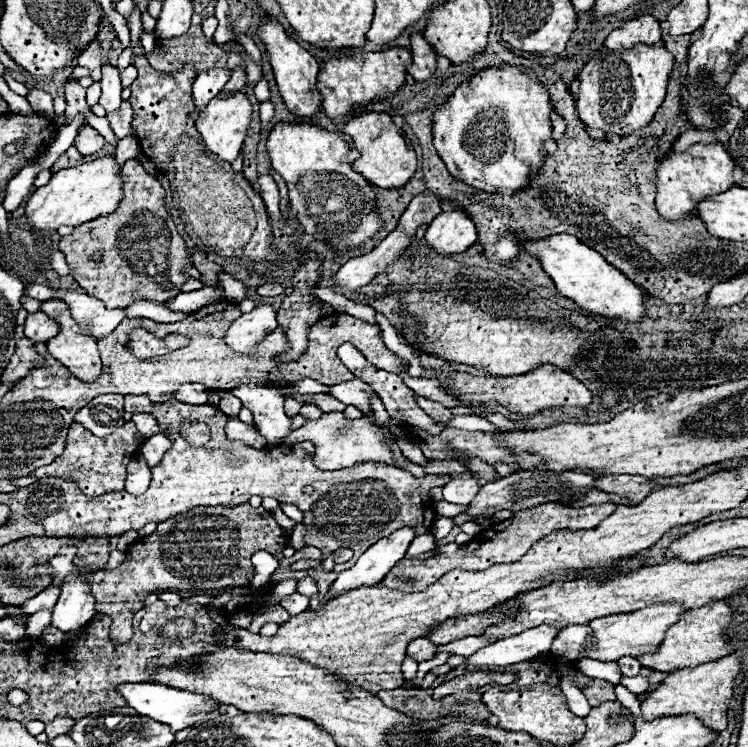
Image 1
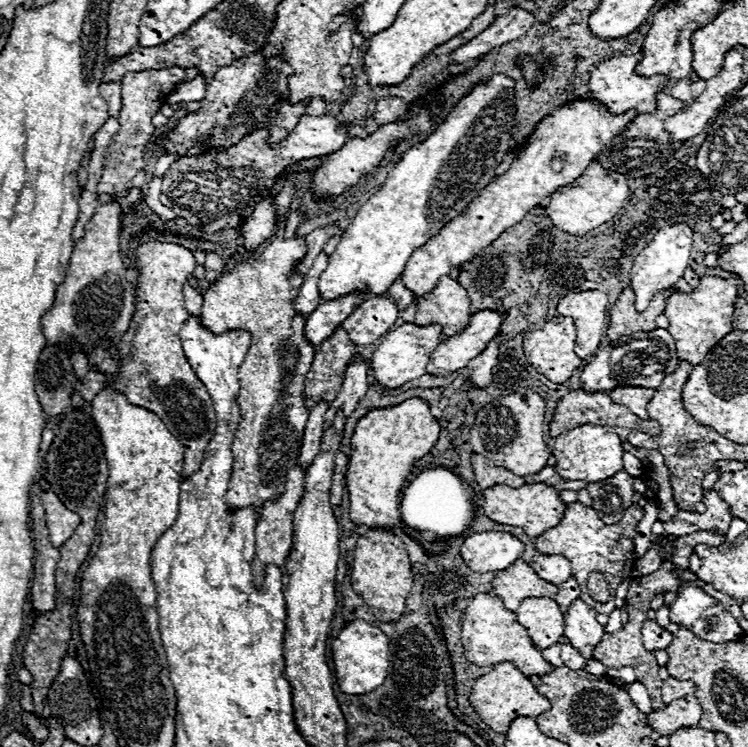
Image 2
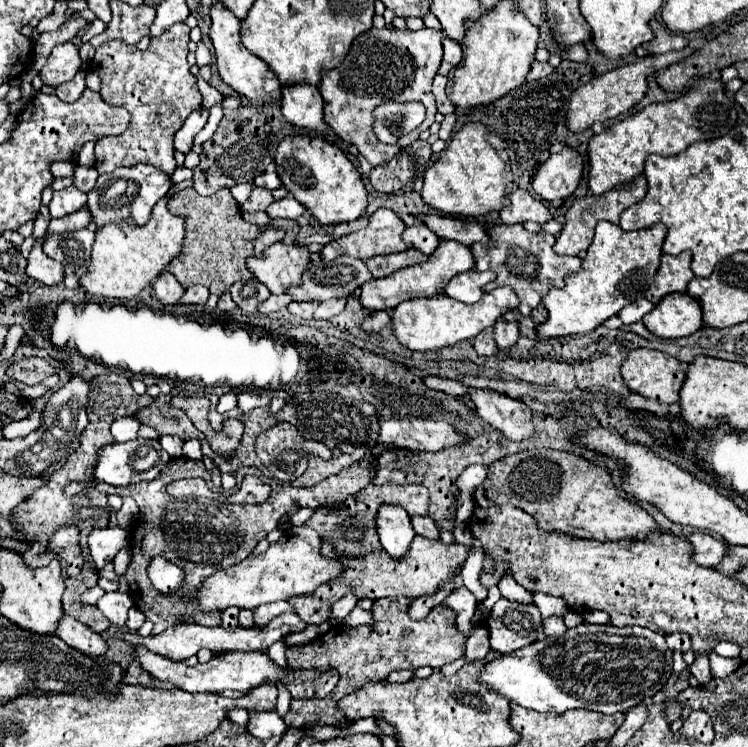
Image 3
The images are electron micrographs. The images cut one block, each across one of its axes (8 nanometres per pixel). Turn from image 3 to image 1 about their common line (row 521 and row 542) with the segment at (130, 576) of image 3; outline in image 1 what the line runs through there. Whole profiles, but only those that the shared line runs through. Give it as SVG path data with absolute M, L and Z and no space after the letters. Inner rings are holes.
M200 506L178 514L172 520L160 522L150 536L140 538L130 546L126 560L118 568L88 574L86 580L96 598L94 606L98 612L108 616L112 612L134 614L134 610L144 606L148 594L170 590L178 592L182 598L190 598L196 594L220 596L230 592L232 588L252 580L256 574L250 562L254 552L266 550L270 554L282 554L286 546L290 546L290 536L276 524L272 512L262 506Z

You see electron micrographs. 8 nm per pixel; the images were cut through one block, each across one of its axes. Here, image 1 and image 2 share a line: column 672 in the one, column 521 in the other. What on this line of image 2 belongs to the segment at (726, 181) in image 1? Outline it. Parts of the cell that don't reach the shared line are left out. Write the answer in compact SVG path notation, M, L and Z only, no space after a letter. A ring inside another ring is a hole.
M574 100L562 104L556 112L540 120L528 138L528 146L512 160L510 168L488 182L488 186L480 190L476 200L472 200L472 204L468 204L456 220L448 222L436 236L432 236L432 240L410 256L402 272L406 288L410 288L416 298L422 298L438 284L440 276L450 274L452 268L478 256L504 230L518 224L528 210L544 202L544 198L548 198L554 190L572 184L572 180L576 180L576 176L580 176L598 156L604 144L622 132L634 118L636 112L616 116L596 102Z

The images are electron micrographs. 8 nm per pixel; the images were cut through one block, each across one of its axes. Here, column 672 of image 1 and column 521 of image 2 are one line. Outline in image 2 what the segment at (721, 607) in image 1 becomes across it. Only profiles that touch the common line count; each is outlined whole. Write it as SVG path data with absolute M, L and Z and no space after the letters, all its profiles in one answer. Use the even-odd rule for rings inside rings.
M478 594L466 608L466 618L462 622L462 642L466 658L476 666L494 666L500 662L512 662L526 676L544 676L554 670L550 662L542 658L542 650L532 644L528 630L518 624L518 618L496 594Z

